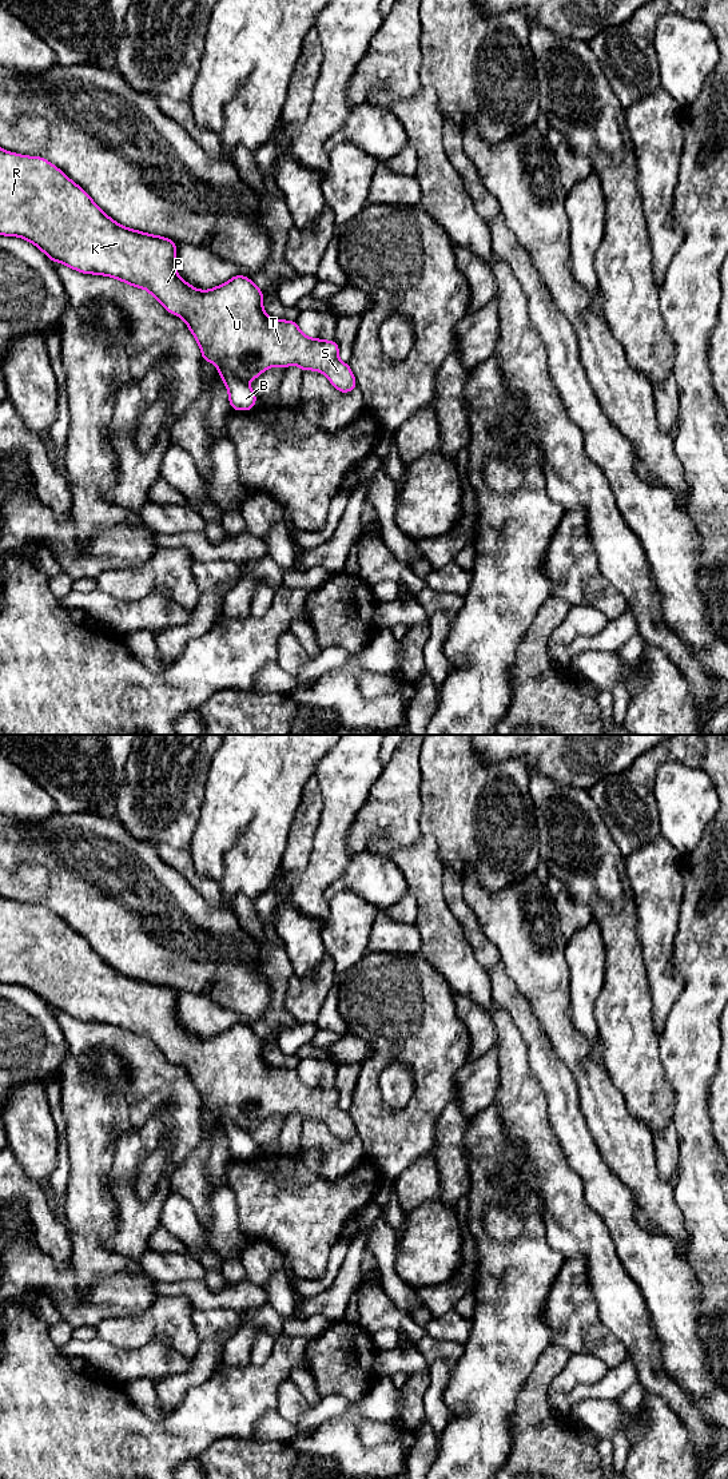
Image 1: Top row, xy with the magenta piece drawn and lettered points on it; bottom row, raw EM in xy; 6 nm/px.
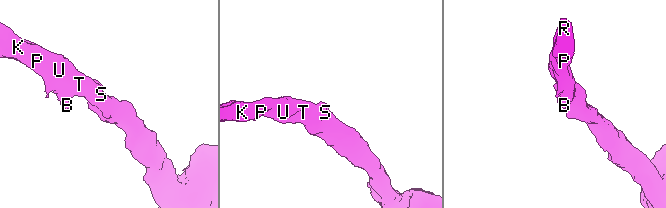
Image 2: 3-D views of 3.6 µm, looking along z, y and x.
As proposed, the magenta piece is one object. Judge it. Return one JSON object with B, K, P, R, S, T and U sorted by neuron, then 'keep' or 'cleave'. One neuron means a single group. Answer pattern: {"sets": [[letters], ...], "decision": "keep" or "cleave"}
{"sets": [["B"], ["K", "P", "R", "S", "T", "U"]], "decision": "cleave"}

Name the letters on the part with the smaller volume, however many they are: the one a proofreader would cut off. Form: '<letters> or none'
B

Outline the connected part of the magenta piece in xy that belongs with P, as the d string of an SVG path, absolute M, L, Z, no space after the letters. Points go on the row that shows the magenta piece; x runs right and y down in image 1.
M0 148L0 235L20 236L33 243L51 261L60 262L79 273L106 275L134 287L147 290L162 306L180 317L195 337L203 361L214 363L219 371L230 370L248 383L264 370L298 365L302 371L323 373L341 393L357 387L350 366L338 357L338 343L306 337L295 321L274 319L263 310L263 291L244 275L235 275L211 290L198 290L183 281L176 271L176 243L164 236L127 228L111 219L91 196L60 168L40 156L27 156Z

